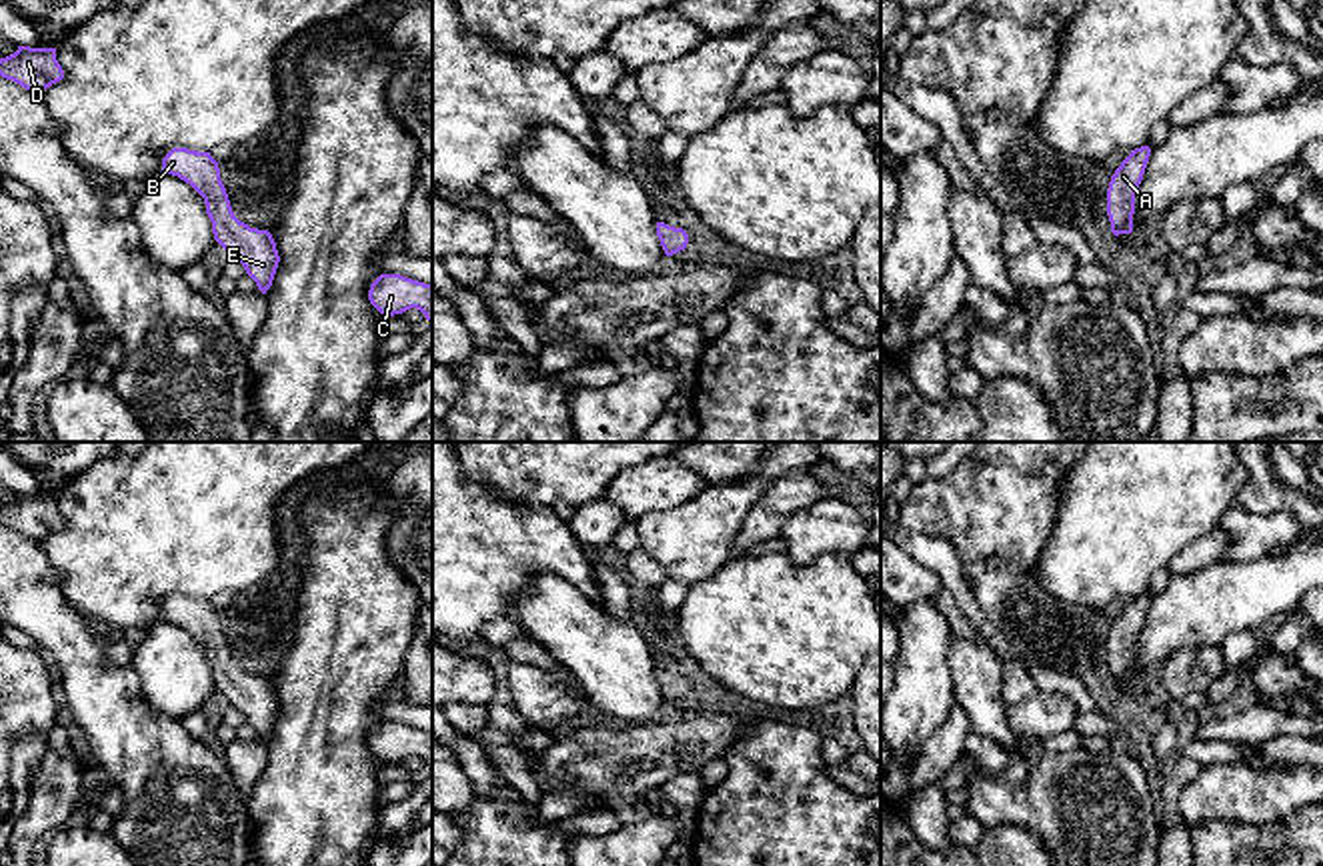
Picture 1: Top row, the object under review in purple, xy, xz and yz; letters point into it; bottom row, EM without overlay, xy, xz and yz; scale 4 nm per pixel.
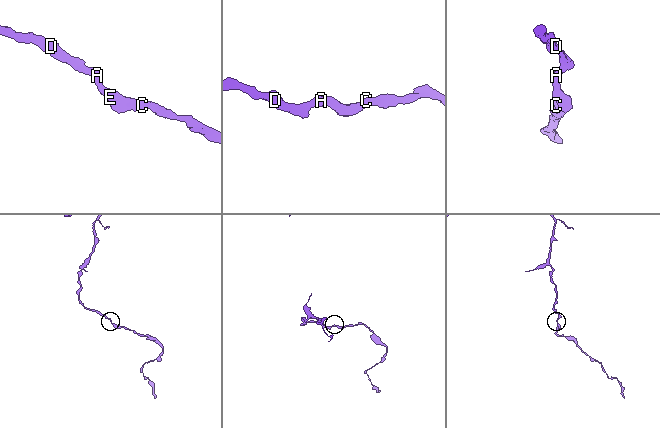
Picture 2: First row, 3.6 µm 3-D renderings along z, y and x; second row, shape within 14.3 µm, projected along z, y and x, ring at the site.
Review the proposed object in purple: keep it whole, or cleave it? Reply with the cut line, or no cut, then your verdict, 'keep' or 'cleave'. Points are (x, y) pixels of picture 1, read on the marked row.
cut none; keep

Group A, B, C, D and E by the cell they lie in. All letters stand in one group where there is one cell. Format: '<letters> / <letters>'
A B C D E

